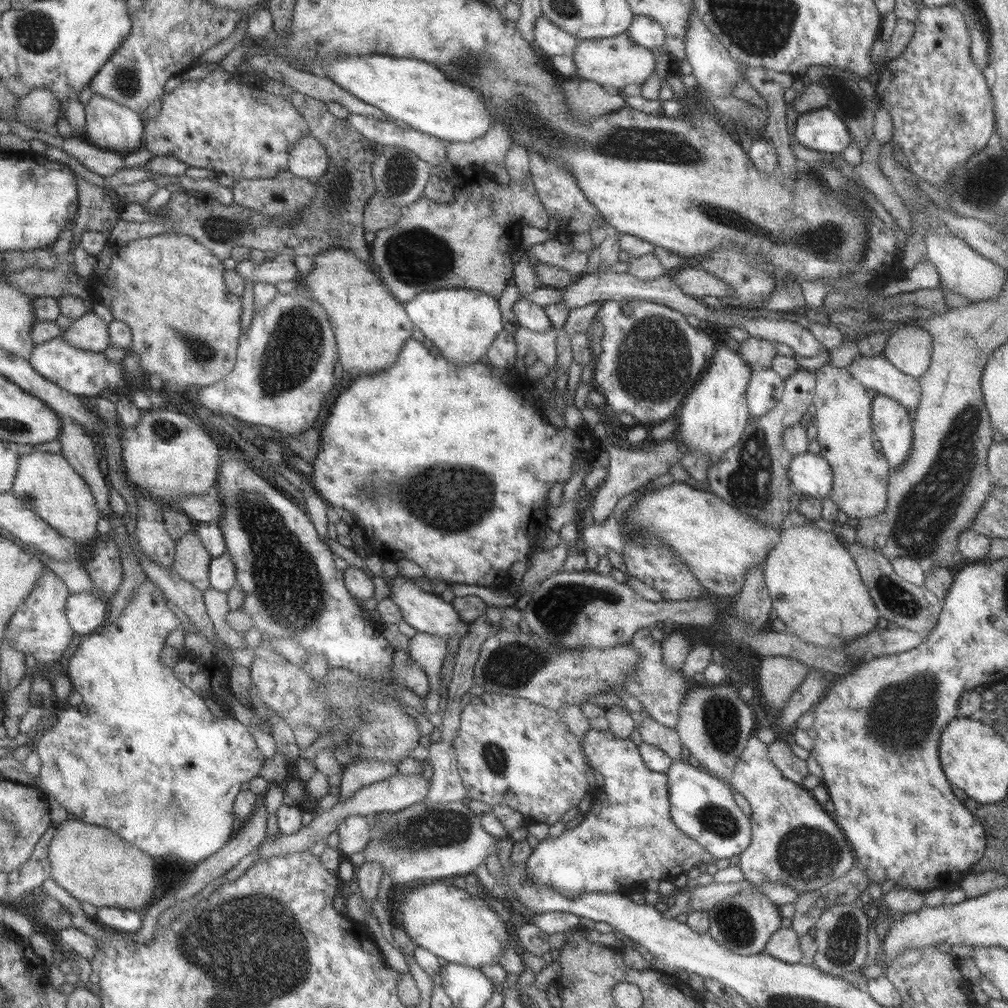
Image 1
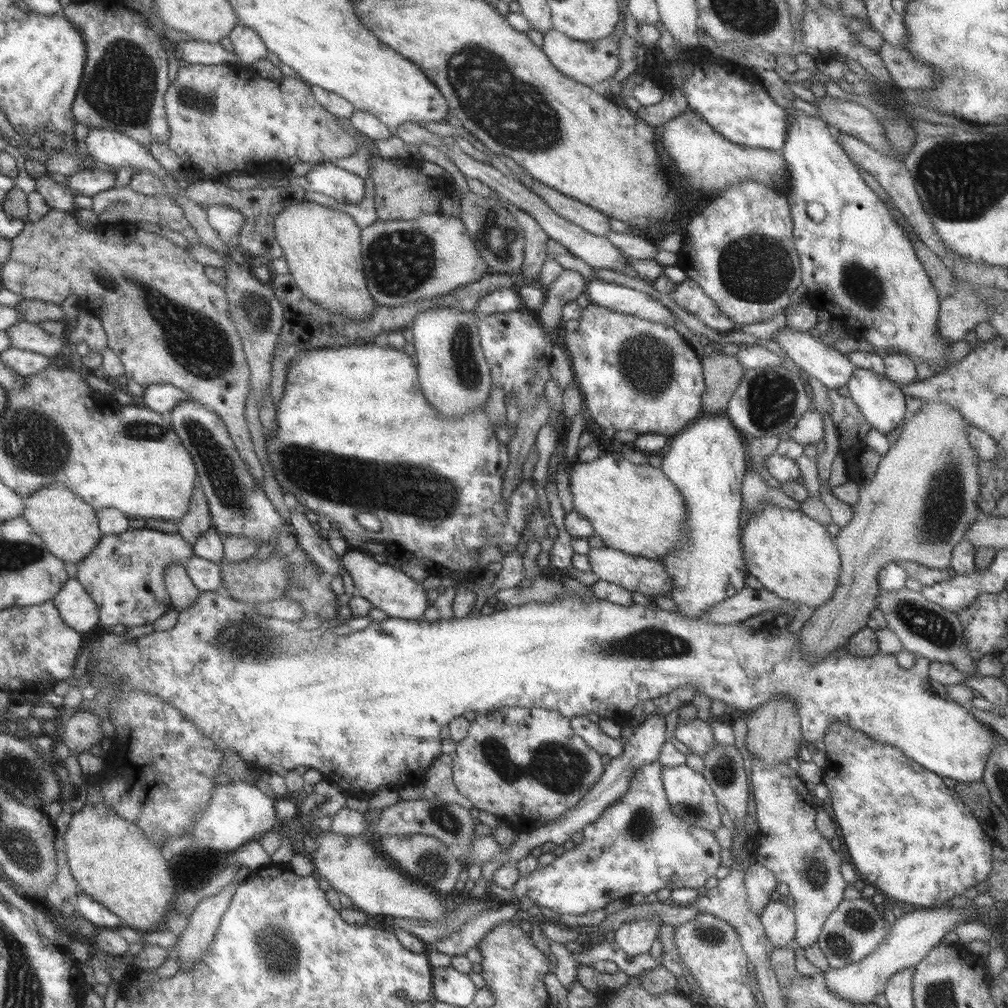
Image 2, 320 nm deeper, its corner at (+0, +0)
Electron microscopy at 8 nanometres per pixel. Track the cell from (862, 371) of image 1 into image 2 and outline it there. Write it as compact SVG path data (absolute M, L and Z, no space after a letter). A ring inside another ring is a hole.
M786 324L774 332L772 340L777 342L779 348L787 354L796 364L796 368L802 369L809 376L813 376L827 389L837 389L846 384L851 371L855 368L845 354L824 344L814 332L801 332L789 328Z

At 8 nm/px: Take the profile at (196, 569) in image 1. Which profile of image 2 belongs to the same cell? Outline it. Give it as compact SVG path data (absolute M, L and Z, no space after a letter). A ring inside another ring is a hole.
M198 477L194 478L194 487L190 496L189 511L187 515L178 522L179 536L193 548L195 540L212 527L207 501L203 496Z

